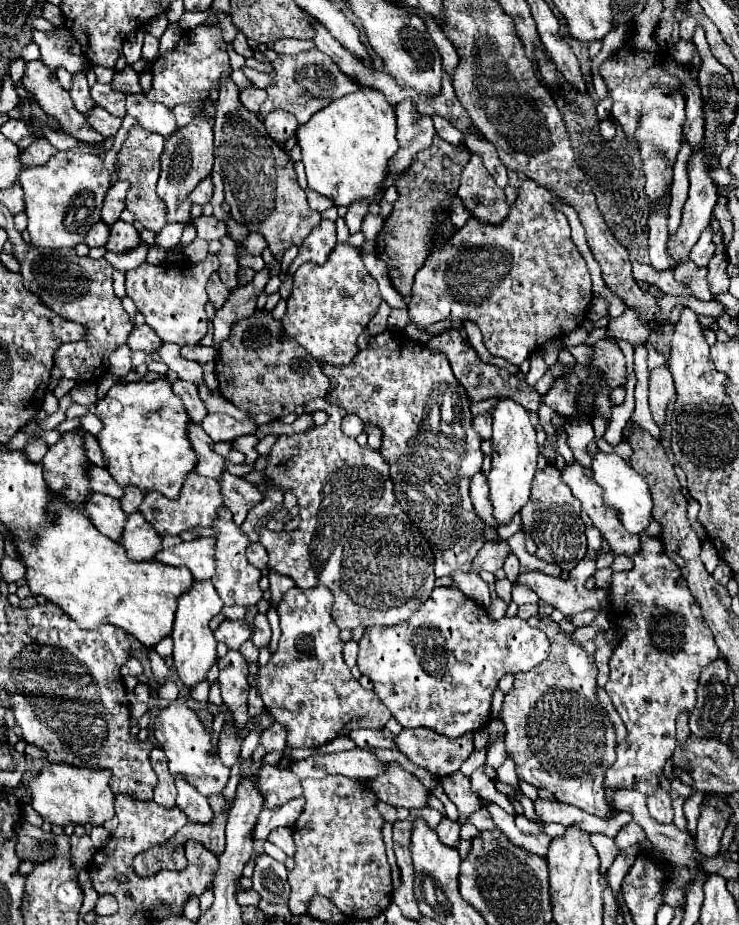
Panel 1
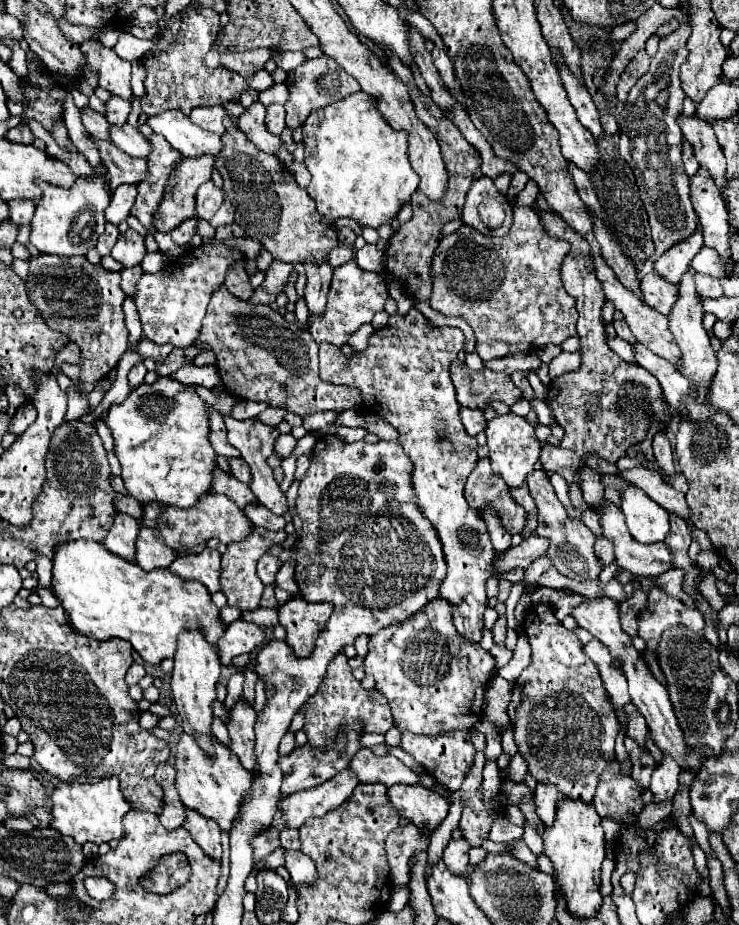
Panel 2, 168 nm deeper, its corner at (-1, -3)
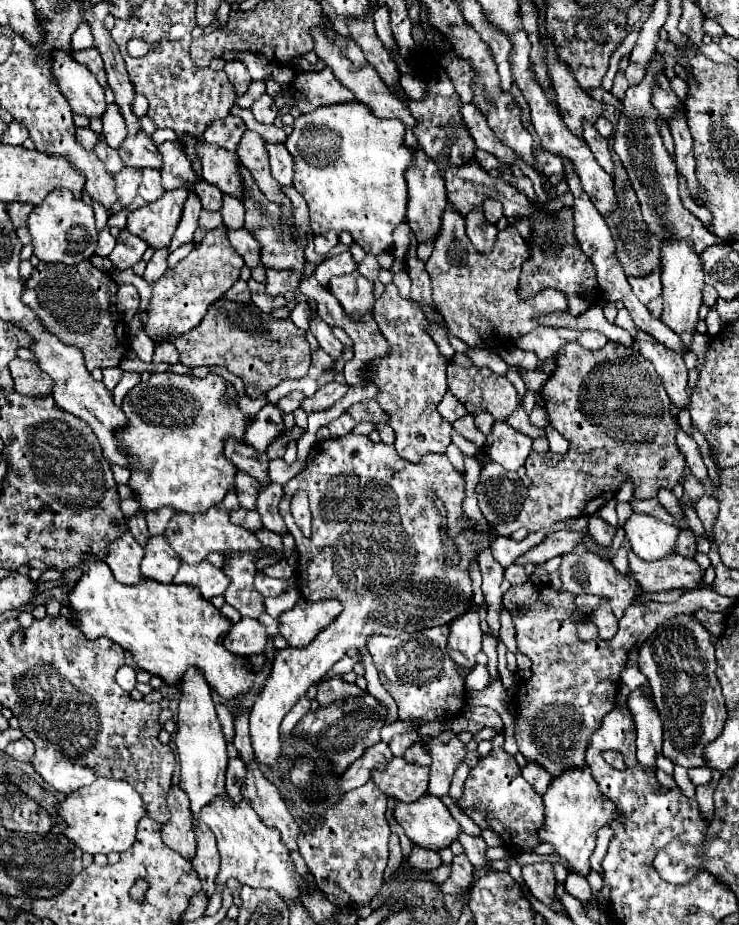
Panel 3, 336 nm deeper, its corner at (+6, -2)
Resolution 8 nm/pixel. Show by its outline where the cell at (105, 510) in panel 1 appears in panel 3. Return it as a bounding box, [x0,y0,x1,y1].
[105,532,145,586]

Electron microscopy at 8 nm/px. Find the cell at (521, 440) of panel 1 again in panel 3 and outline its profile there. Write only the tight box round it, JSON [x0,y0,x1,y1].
[483,422,531,470]

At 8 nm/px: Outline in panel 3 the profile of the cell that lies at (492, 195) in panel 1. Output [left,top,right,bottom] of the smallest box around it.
[465,208,497,254]

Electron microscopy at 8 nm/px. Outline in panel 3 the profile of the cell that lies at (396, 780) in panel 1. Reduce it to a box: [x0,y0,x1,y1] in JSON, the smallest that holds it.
[395,796,461,850]

